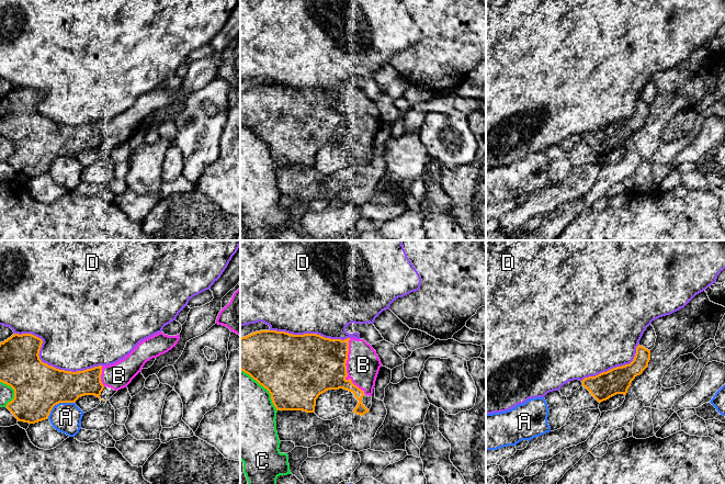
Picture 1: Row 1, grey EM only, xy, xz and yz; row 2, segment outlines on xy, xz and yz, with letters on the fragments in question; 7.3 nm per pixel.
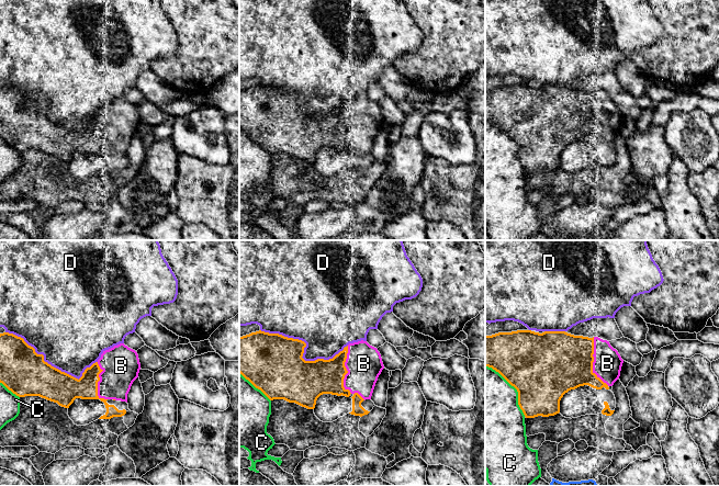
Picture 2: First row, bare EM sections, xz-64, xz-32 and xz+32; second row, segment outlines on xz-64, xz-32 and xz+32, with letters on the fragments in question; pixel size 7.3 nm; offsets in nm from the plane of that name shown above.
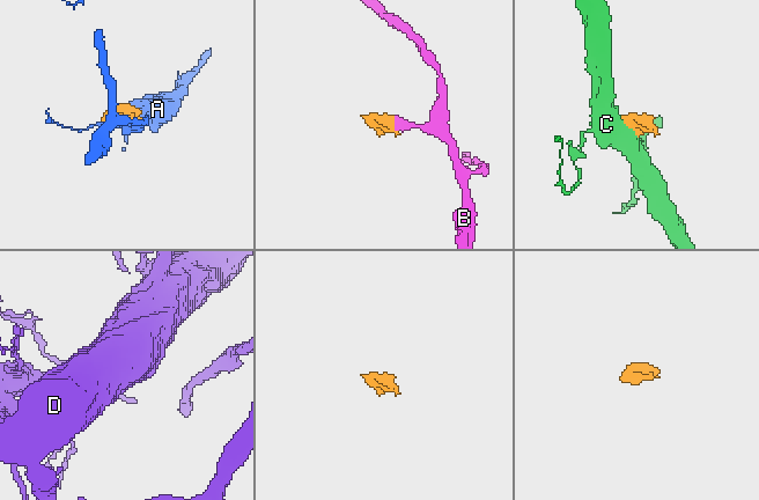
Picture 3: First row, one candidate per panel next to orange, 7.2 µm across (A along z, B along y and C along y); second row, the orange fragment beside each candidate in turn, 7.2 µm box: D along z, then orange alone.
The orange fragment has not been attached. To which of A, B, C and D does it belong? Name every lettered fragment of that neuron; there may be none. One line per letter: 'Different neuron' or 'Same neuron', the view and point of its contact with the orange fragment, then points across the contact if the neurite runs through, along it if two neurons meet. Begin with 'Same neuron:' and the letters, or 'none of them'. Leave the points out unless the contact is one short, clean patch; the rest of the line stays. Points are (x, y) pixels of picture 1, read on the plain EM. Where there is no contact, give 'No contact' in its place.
Same neuron: B
A: Different neuron. Touches orange at xy (58, 157)
B: Same neuron. Touches orange at xz (346, 121)
C: Different neuron. Touches orange at xz (264, 142)
D: Different neuron. Touches orange at xy (47, 119)

